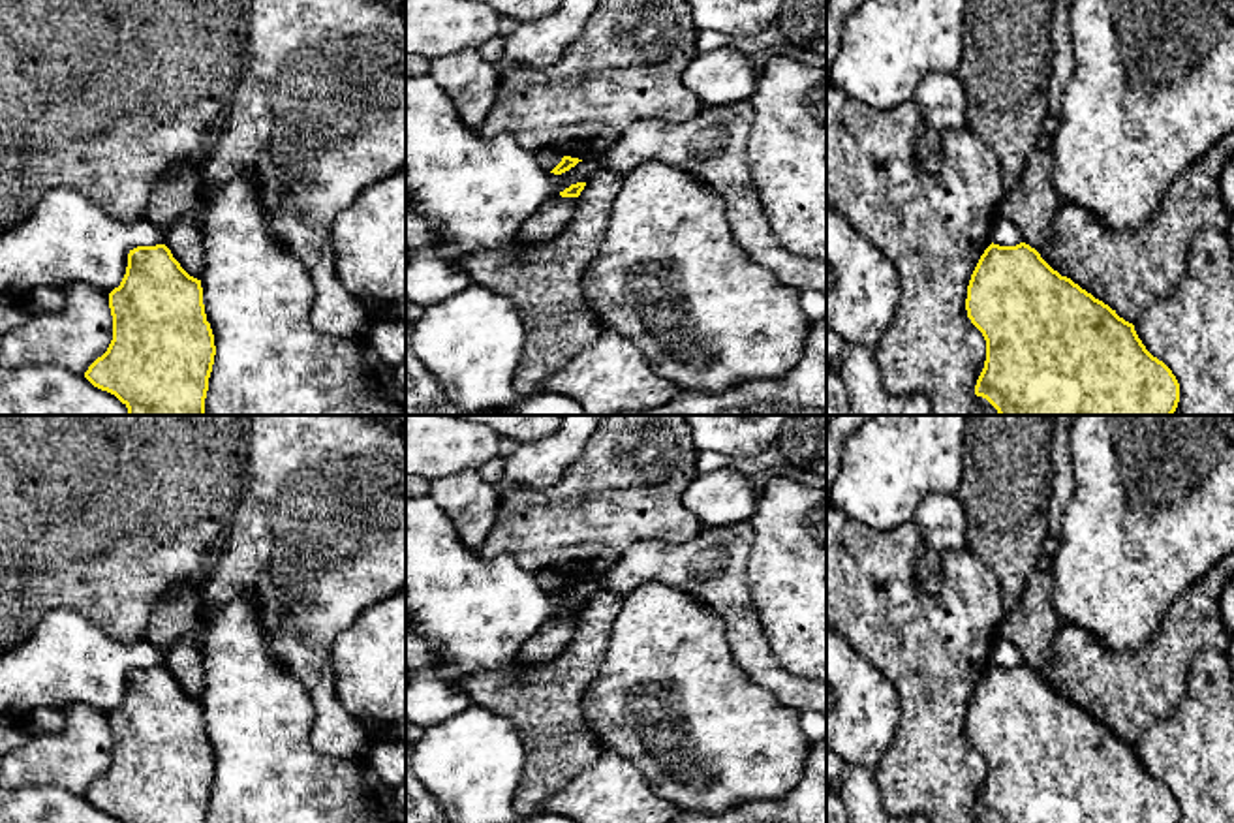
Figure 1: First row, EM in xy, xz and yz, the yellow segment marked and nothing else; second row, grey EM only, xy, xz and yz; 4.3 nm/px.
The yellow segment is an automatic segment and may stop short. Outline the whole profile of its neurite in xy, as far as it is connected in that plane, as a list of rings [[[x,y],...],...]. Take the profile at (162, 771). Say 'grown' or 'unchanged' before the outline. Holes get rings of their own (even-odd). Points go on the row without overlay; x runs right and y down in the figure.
unchanged; [[[165,665],[137,667],[126,695],[109,714],[113,761],[85,799],[120,823],[205,823],[216,767],[203,725],[201,701],[190,697]]]

